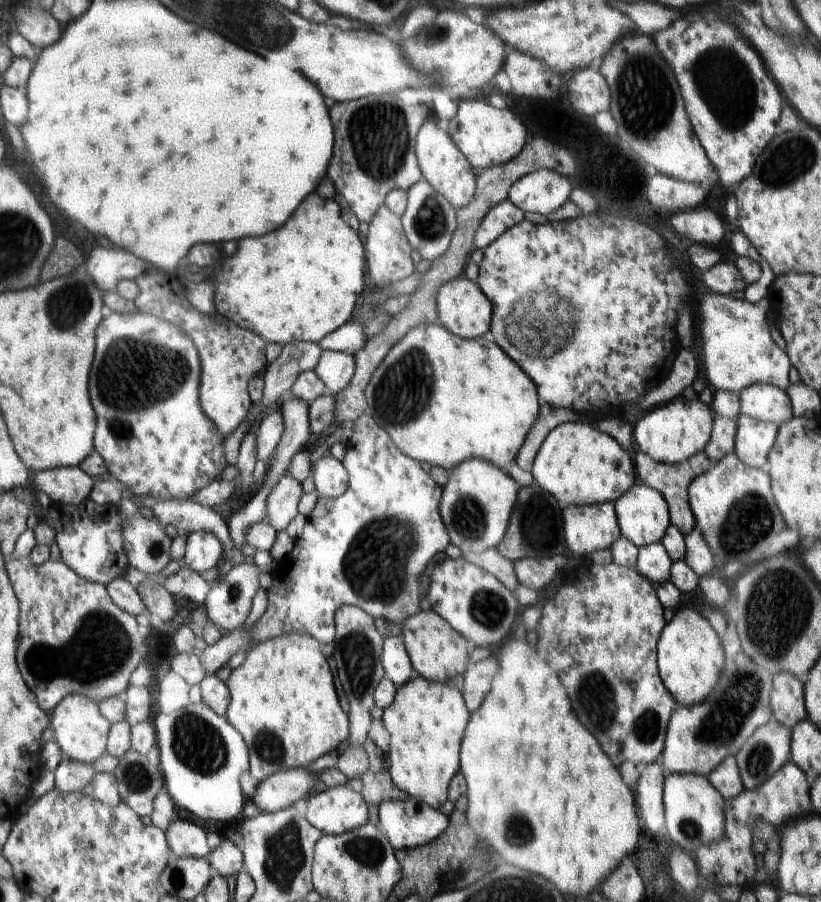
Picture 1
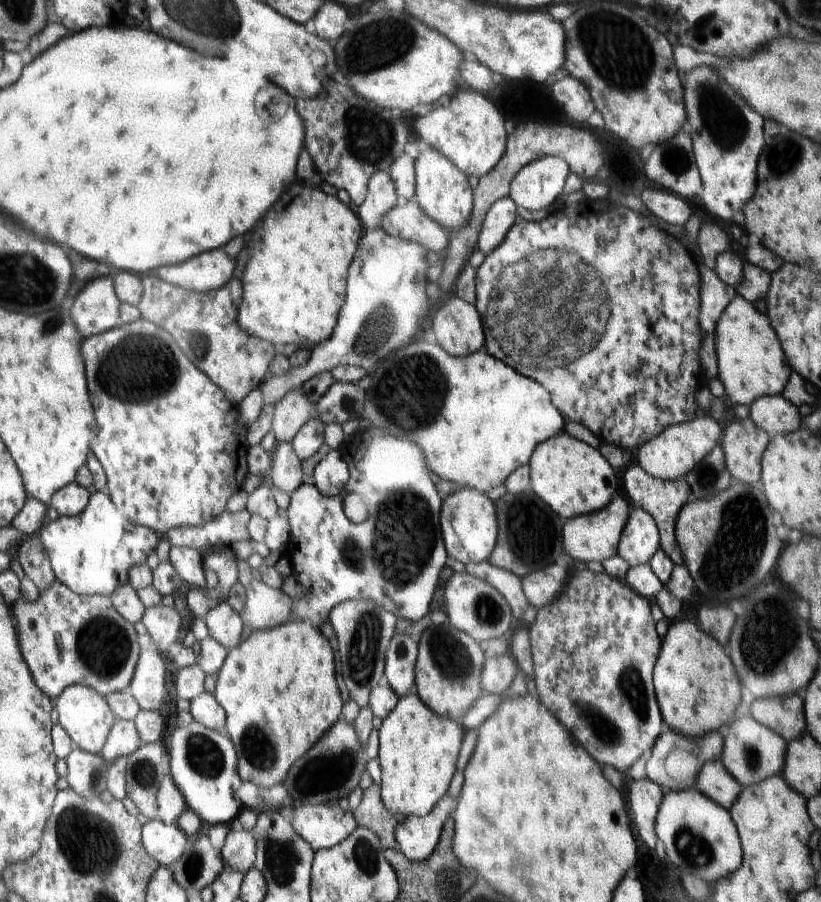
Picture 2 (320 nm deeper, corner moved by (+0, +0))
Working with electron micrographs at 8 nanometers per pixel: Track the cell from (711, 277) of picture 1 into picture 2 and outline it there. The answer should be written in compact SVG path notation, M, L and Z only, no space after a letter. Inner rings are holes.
M748 263L743 266L742 274L743 279L733 285L738 296L750 302L756 302L768 295L772 284L772 274L769 271Z

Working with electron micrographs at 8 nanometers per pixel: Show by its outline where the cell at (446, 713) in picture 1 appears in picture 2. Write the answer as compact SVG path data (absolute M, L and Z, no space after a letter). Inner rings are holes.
M417 693L399 697L394 710L382 719L379 729L377 757L382 773L380 787L384 806L401 819L410 815L426 816L448 790L448 784L456 770L456 758L462 746L462 736L464 732L460 730L456 721L436 714L432 708L425 705Z

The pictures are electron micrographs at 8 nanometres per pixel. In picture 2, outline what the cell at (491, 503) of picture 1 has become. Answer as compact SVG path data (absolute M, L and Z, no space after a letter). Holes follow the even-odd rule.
M463 487L454 494L445 497L442 505L442 530L445 535L447 552L452 560L462 564L481 563L488 561L499 541L499 522L497 507L484 493Z

